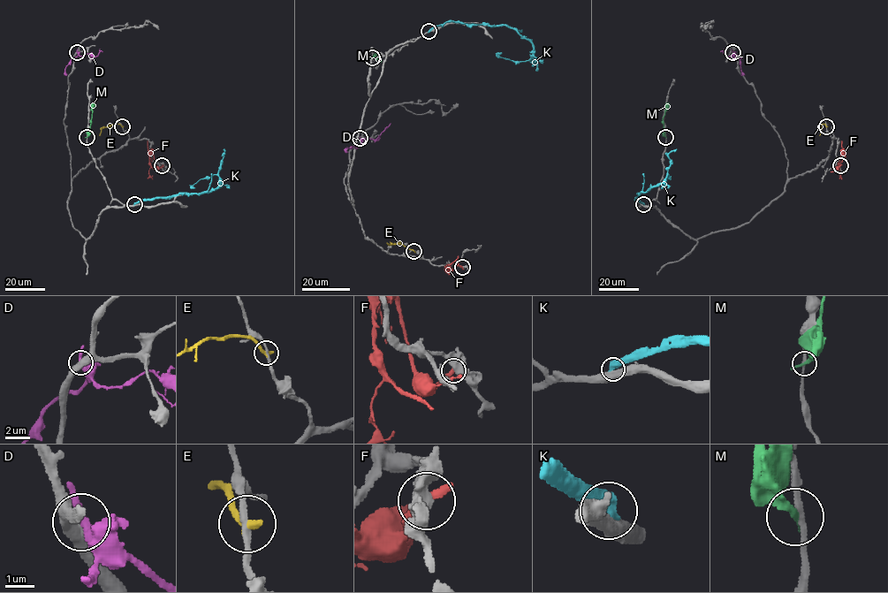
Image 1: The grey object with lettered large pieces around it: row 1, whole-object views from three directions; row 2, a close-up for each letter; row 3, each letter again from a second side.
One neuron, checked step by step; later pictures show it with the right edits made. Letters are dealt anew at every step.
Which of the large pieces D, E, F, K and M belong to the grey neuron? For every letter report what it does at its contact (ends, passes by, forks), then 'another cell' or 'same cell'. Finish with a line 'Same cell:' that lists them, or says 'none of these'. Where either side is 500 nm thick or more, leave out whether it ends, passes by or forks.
D: it passes by; another cell
E: it ends; another cell
F: another cell
K: it ends; another cell
M: it ends; another cell
Same cell: none of these

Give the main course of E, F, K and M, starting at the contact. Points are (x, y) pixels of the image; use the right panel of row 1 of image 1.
E: (826, 126), (821, 124), (819, 135)
F: (839, 165), (842, 160), (842, 140)
K: (643, 204), (635, 199), (638, 193), (661, 184), (668, 174), (665, 184), (661, 187)
M: (665, 136), (663, 117), (669, 103)

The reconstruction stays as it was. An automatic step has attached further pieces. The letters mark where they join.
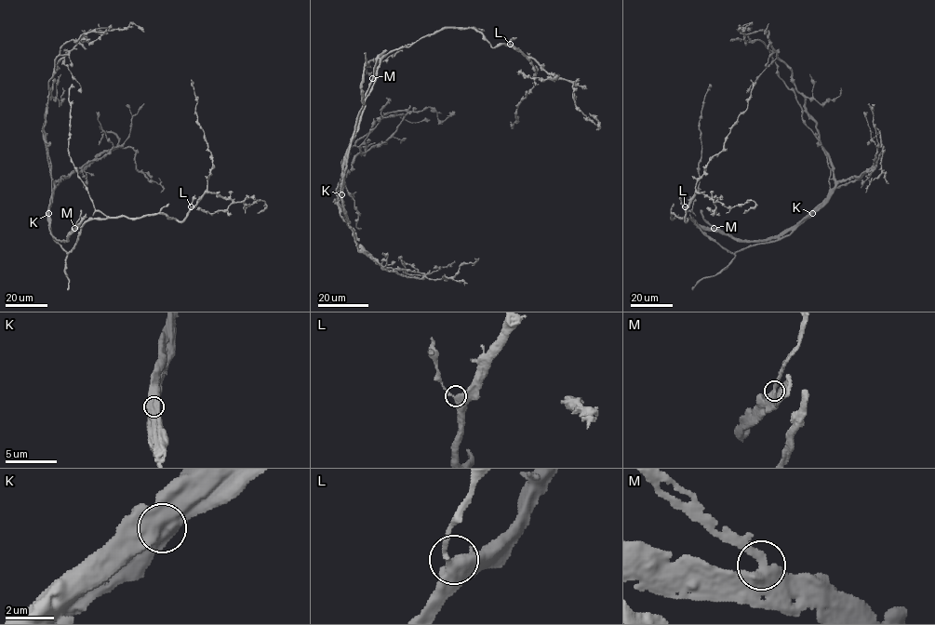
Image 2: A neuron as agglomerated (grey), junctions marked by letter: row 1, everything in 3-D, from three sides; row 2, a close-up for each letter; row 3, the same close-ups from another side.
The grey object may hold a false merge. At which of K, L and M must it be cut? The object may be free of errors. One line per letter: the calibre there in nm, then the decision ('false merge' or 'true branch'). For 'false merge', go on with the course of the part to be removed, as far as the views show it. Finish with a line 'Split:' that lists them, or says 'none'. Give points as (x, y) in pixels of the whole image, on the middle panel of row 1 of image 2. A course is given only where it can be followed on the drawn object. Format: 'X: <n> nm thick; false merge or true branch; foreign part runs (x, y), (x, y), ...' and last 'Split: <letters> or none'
K: 800 nm thick; false merge; foreign part runs (341, 194), (348, 221), (340, 214), (336, 199), (352, 162), (384, 142), (404, 114), (384, 117), (386, 99)
L: 500 nm thick; true branch
M: 550 nm thick; true branch
Split: K

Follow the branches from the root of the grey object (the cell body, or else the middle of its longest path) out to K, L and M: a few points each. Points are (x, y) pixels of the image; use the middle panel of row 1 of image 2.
K: (354, 126), (341, 194)
L: (354, 126), (374, 83), (380, 61), (387, 54), (450, 28), (474, 28), (493, 47), (510, 44)
M: (354, 126), (348, 153), (350, 139), (372, 78)

